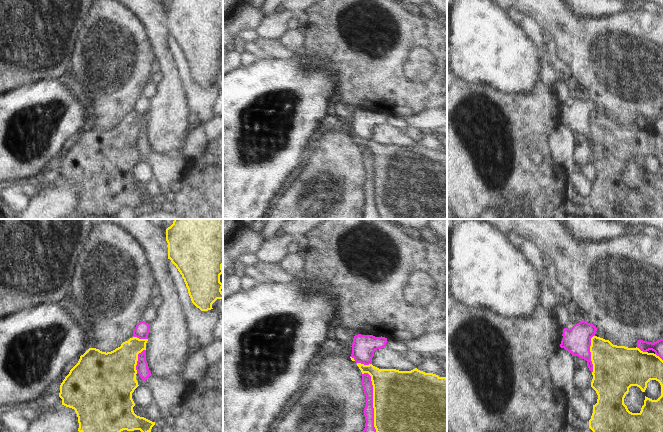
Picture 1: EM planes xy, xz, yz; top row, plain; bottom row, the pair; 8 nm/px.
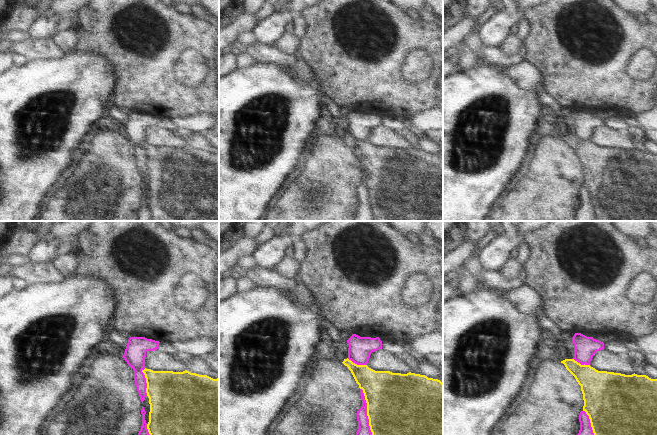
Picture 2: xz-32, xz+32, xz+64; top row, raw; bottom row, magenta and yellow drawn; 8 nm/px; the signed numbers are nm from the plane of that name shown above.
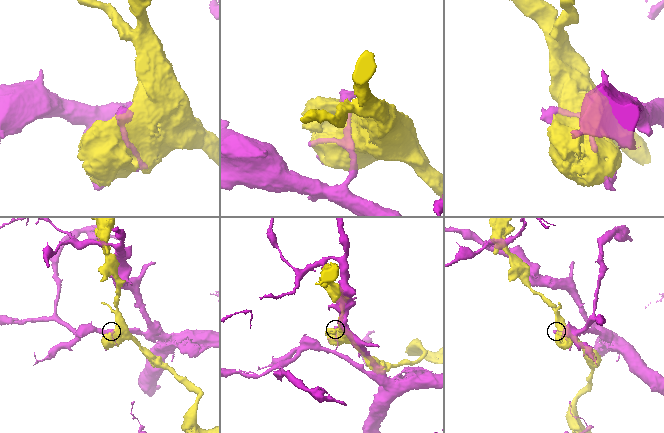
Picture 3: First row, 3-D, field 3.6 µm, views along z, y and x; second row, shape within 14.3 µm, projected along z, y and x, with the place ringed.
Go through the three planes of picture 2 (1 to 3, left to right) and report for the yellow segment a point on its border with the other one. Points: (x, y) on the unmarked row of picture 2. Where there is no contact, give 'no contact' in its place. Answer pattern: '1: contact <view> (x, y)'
1: contact xz-32 (145, 158)
2: contact xz+32 (367, 192)
3: contact xz+64 (591, 203)

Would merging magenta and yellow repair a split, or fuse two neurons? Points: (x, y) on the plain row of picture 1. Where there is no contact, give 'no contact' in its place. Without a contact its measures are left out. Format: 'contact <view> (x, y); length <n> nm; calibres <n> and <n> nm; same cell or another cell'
contact xz (372, 182); length 600 nm; calibres 130 and 480 nm; another cell

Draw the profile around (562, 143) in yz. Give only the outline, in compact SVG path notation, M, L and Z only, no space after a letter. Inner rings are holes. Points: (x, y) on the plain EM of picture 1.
M564 124L556 125L549 138L550 156L568 176L578 170L574 160L576 145L574 132Z

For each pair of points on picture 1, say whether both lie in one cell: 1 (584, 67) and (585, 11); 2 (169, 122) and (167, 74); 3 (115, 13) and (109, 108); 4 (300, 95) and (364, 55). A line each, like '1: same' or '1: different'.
1: different
2: same
3: same
4: different

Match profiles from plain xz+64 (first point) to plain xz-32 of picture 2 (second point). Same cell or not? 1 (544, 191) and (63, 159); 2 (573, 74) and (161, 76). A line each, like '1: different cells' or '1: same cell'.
1: different cells
2: same cell

